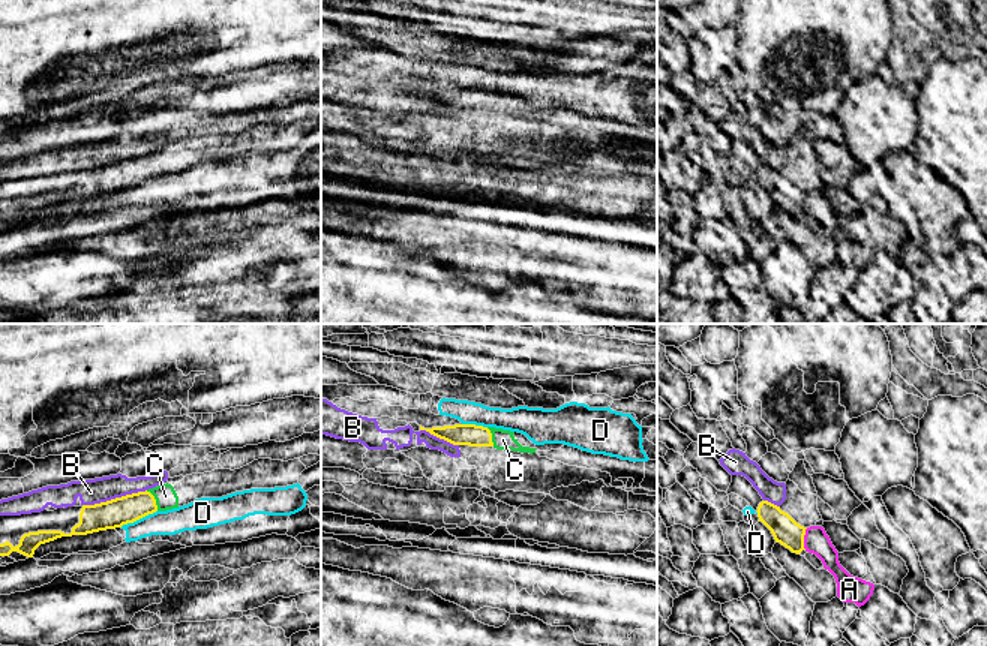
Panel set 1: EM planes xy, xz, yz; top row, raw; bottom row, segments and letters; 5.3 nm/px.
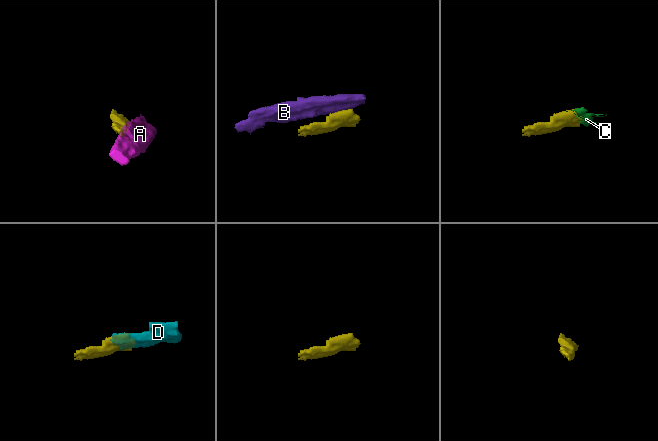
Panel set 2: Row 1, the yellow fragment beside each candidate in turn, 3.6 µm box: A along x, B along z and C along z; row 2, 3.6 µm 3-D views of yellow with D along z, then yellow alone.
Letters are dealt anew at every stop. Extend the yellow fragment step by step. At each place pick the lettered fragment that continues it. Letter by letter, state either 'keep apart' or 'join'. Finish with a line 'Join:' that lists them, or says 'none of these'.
A: keep apart
B: keep apart
C: join
D: keep apart
Join: C

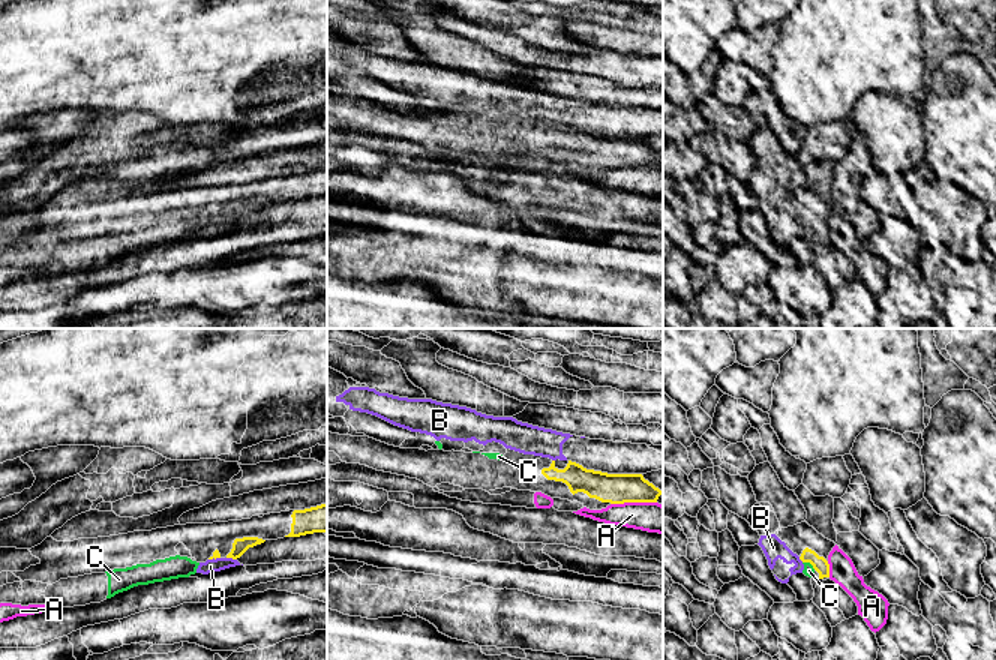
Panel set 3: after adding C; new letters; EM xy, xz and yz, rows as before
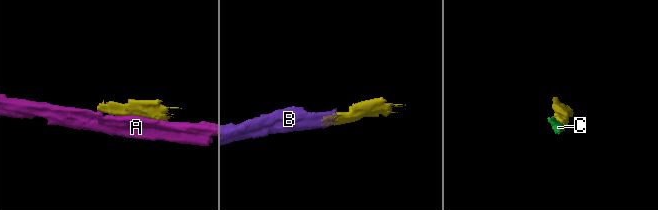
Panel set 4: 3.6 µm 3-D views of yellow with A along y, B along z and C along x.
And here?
A: keep apart
B: keep apart
C: join
Join: C

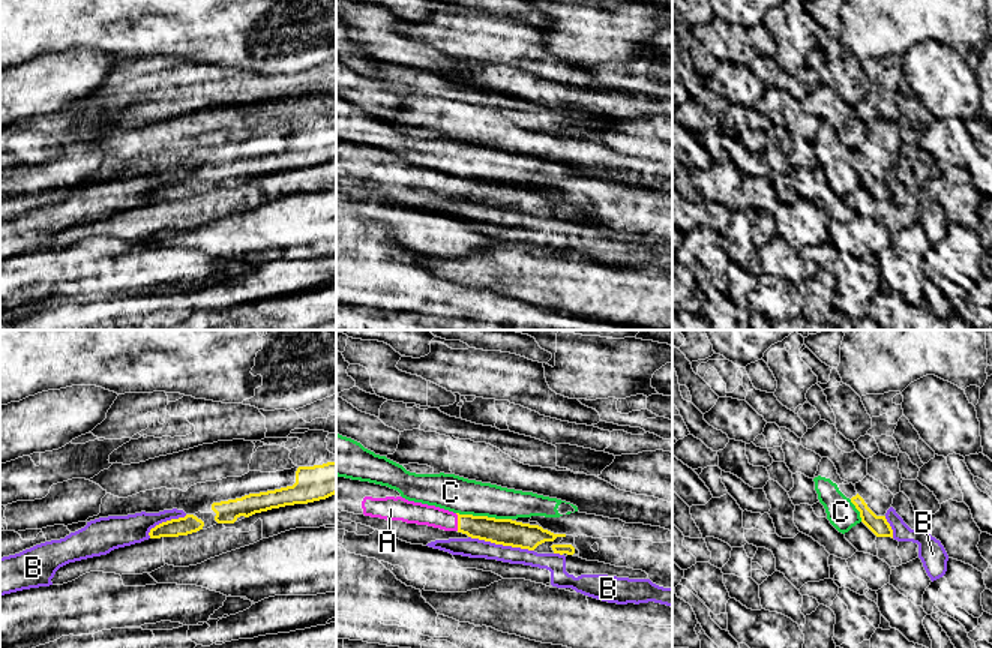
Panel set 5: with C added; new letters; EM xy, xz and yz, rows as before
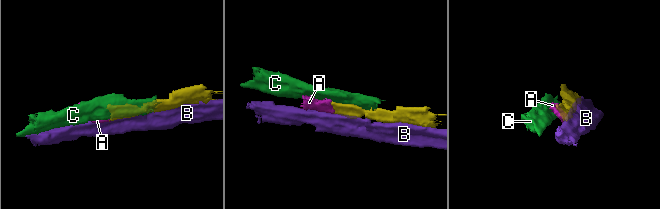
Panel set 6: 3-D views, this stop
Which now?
A: join
B: keep apart
C: keep apart
Join: A

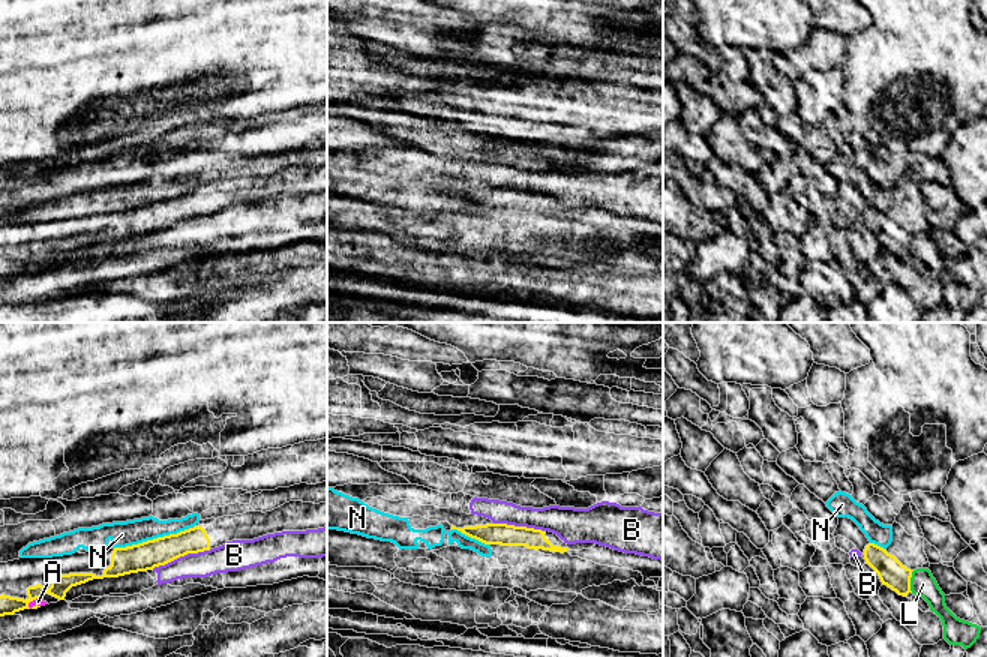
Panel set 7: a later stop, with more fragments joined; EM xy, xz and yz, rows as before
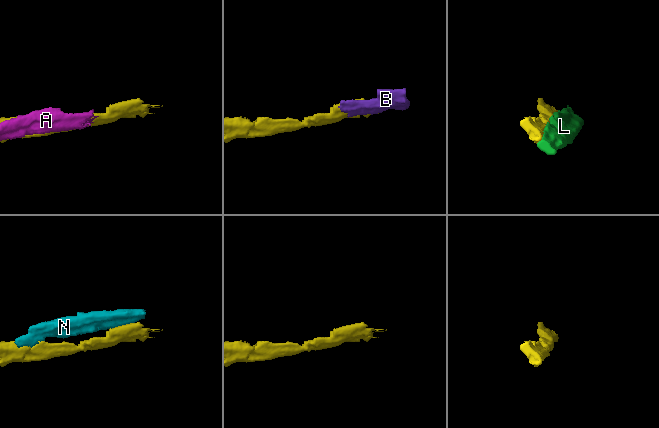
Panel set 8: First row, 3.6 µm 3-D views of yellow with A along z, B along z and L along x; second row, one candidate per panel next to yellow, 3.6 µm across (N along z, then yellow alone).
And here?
A: keep apart
B: keep apart
L: keep apart
N: keep apart
Join: none of these

